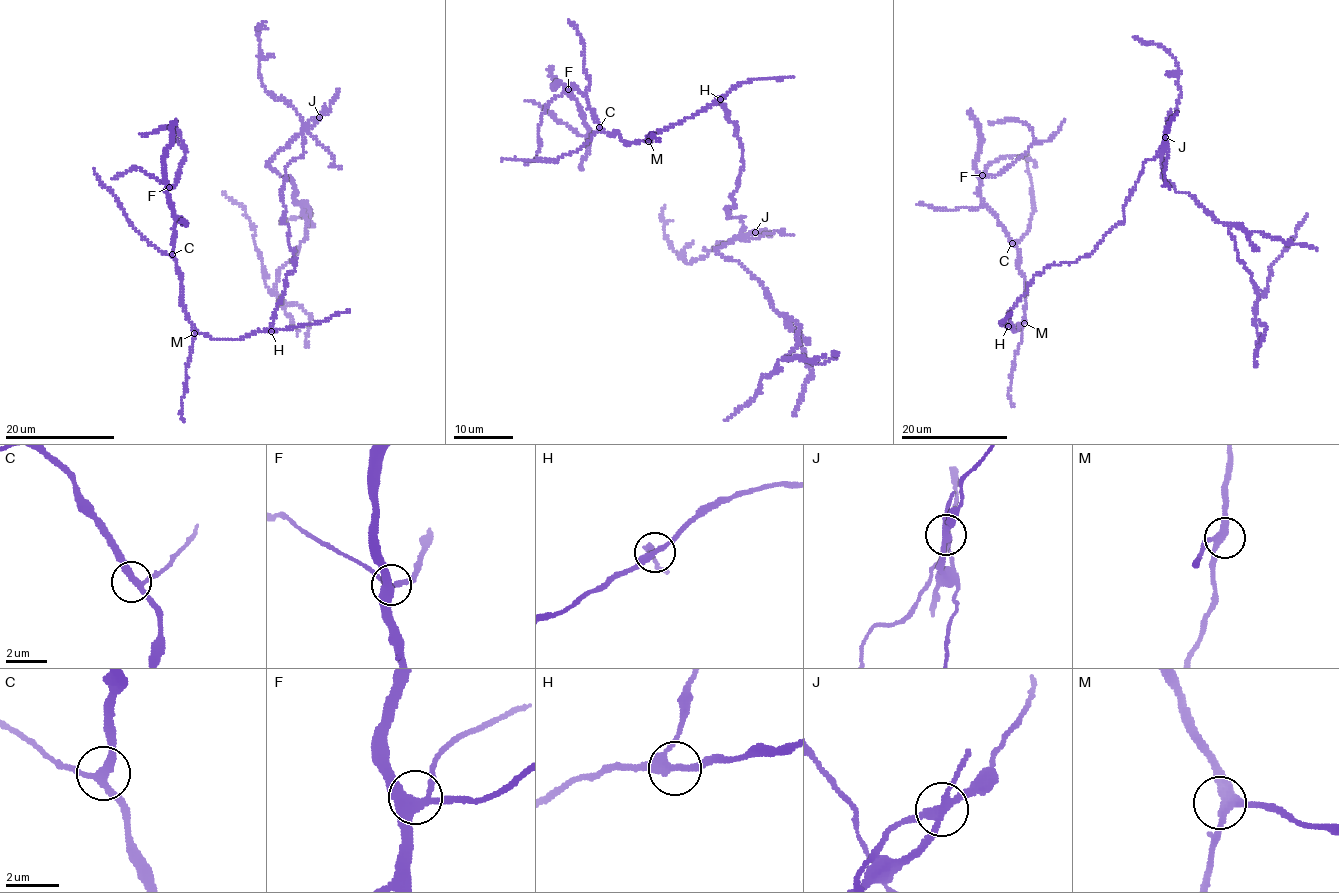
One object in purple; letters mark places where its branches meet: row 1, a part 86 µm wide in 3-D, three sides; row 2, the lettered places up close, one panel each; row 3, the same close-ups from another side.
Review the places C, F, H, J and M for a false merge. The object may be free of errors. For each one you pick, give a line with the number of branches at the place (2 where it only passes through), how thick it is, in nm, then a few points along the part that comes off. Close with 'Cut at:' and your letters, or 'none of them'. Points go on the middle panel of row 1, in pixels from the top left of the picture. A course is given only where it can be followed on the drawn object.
J: 4 | 280 nm | (755, 231), (717, 252), (739, 263), (771, 305), (800, 325), (799, 344), (725, 421)
Cut at: J

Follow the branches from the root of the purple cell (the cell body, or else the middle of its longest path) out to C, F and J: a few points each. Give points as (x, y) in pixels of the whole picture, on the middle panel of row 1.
C: (741, 173), (743, 150), (736, 133), (738, 126), (728, 117), (719, 98), (648, 140), (627, 141), (599, 127)
F: (741, 173), (738, 126), (719, 98), (638, 143), (607, 133), (588, 98), (568, 89)
J: (741, 173), (731, 196), (735, 207), (726, 208), (726, 216), (744, 216), (743, 235), (755, 231)

